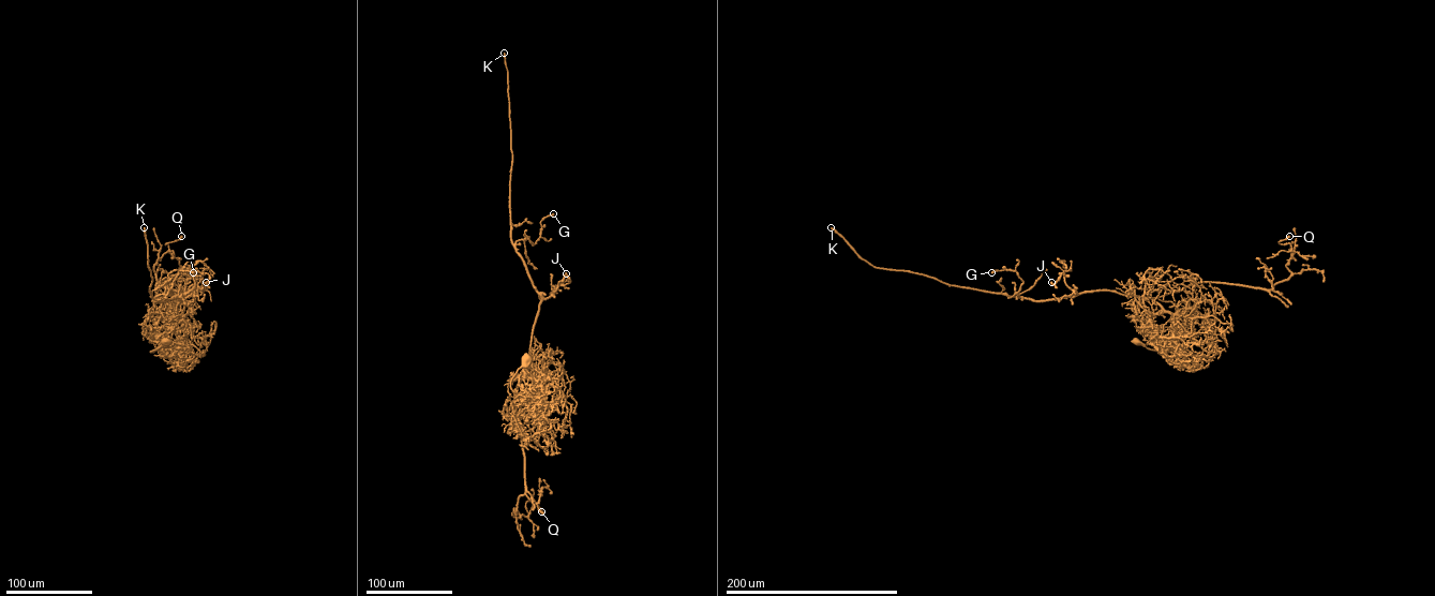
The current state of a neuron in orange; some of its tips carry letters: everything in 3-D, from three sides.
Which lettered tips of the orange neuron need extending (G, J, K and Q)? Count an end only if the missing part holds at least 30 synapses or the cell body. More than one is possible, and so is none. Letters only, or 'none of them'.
K

